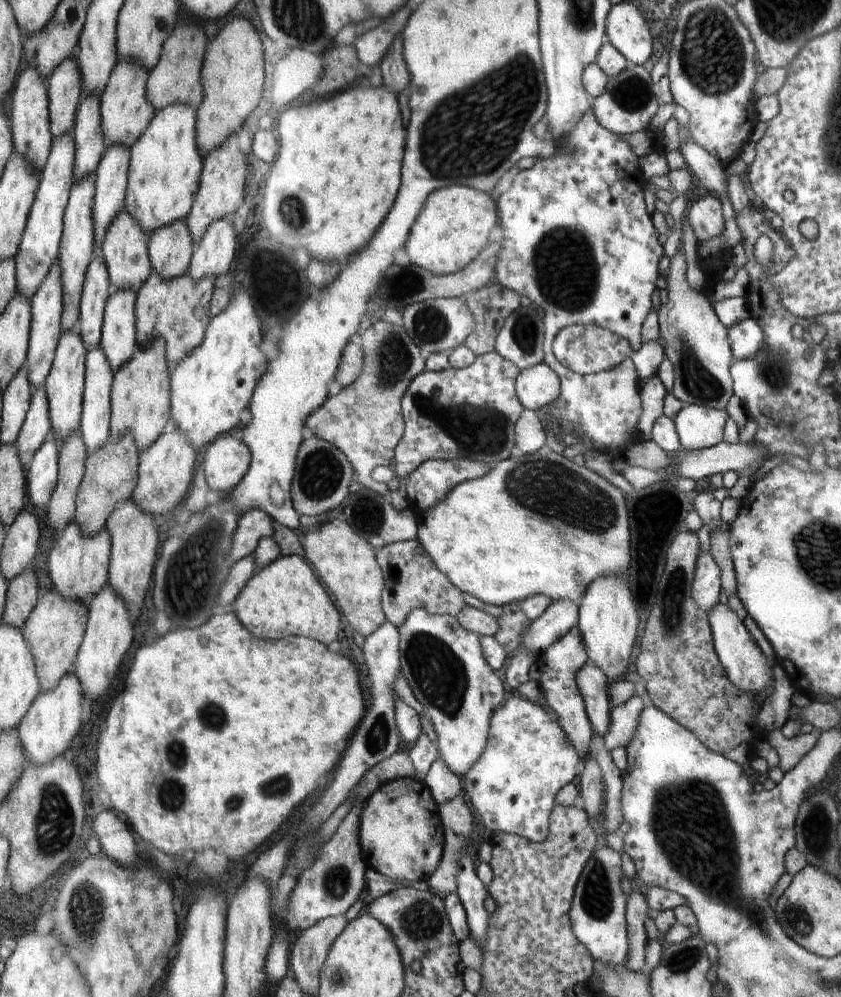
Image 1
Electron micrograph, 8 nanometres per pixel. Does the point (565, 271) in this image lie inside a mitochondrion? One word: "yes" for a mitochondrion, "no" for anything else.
yes

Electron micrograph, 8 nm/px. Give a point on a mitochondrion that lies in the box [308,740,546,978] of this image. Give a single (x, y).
(421, 920)

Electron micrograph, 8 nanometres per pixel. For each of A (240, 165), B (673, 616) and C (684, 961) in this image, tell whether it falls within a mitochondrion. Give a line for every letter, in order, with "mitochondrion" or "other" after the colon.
A: other
B: mitochondrion
C: mitochondrion

